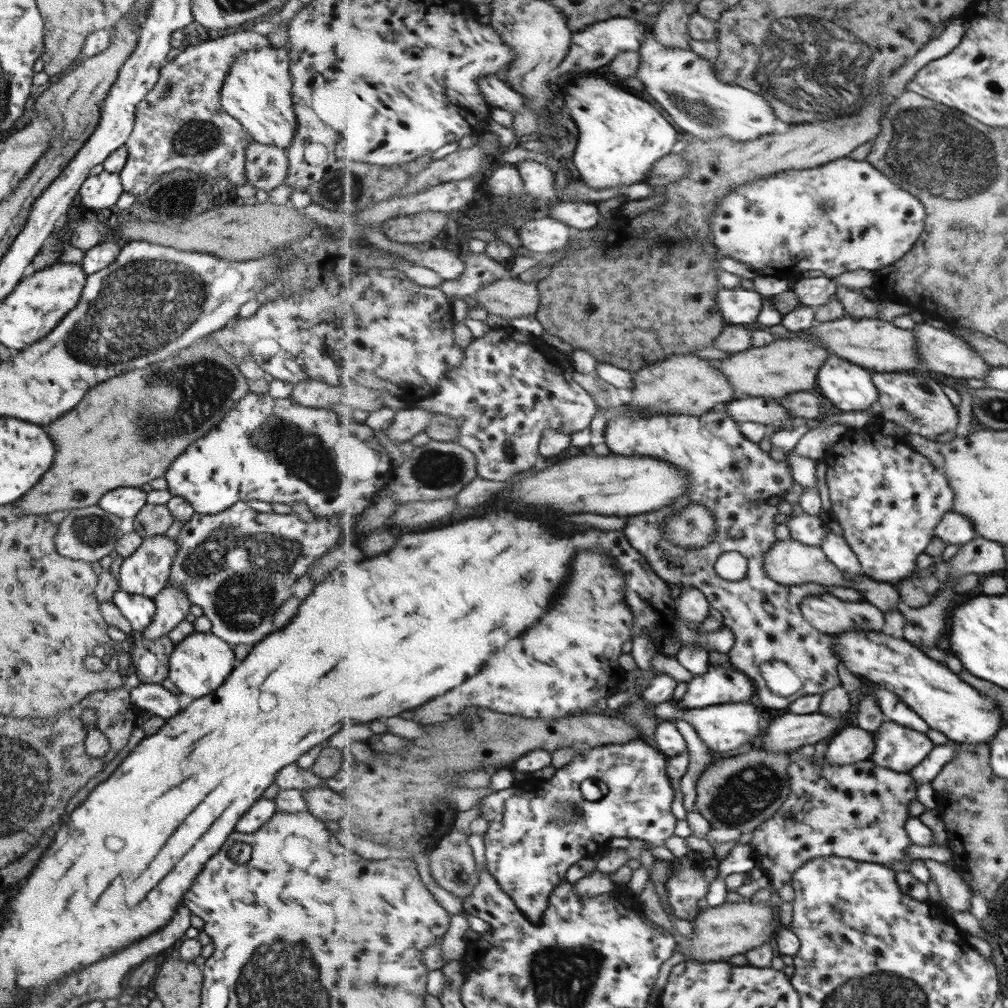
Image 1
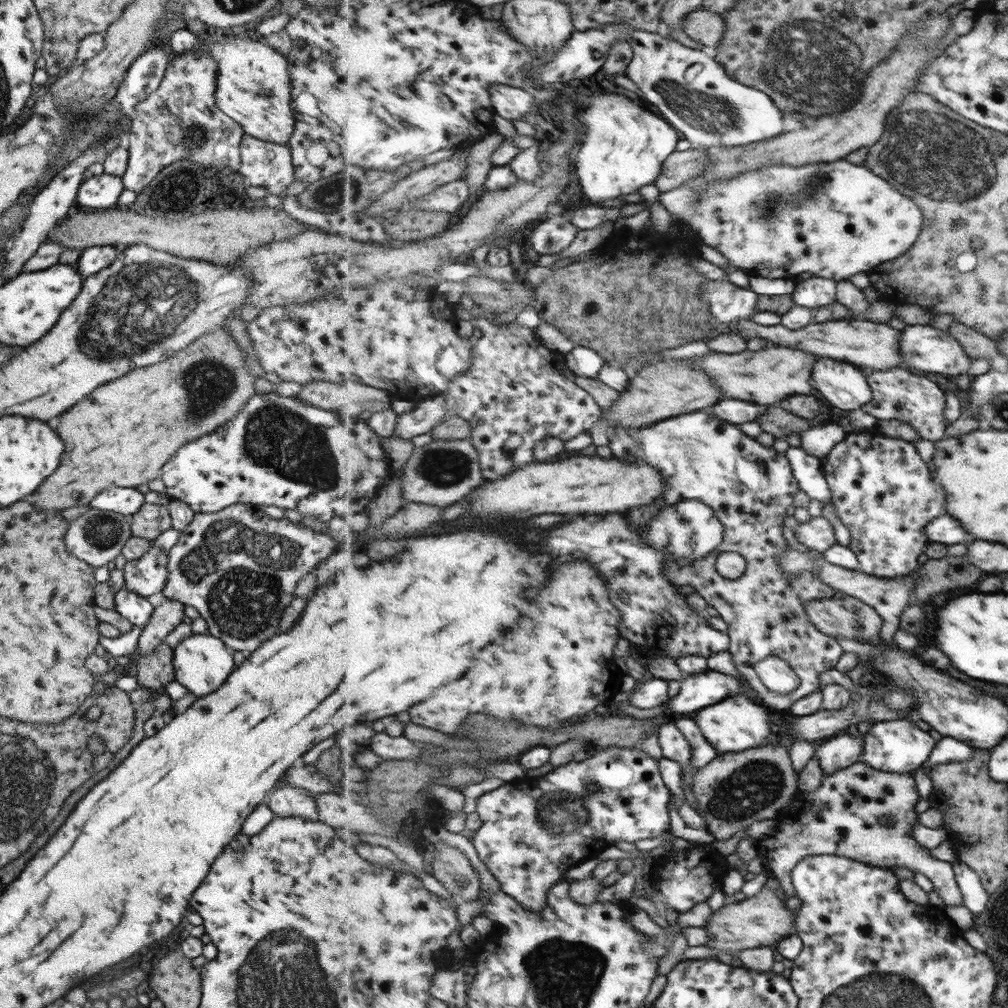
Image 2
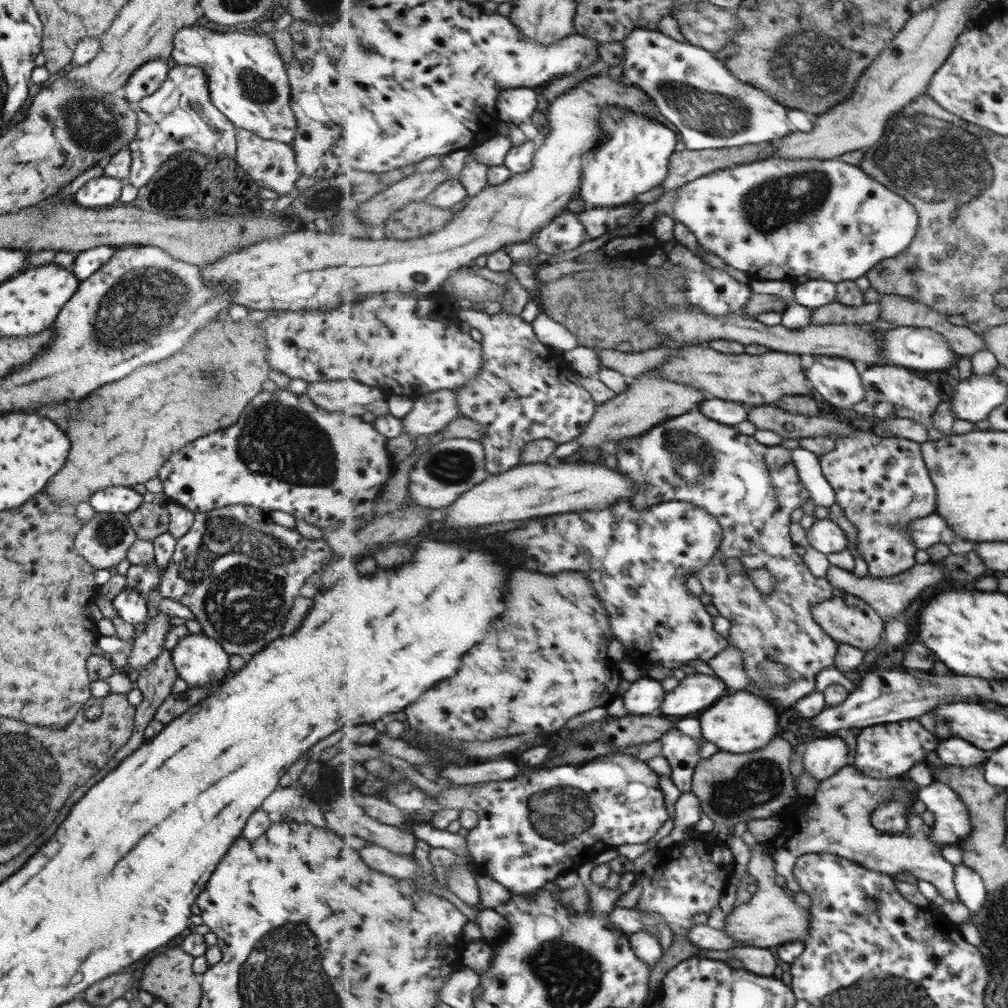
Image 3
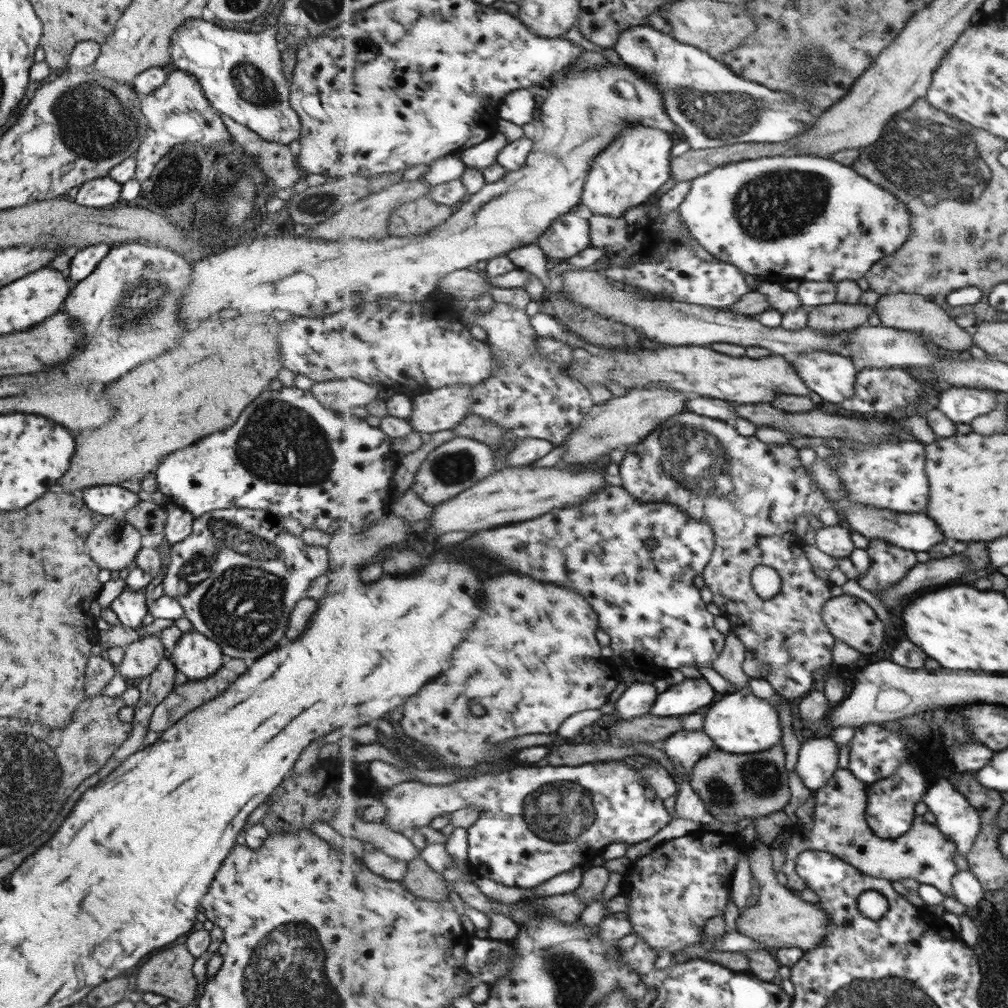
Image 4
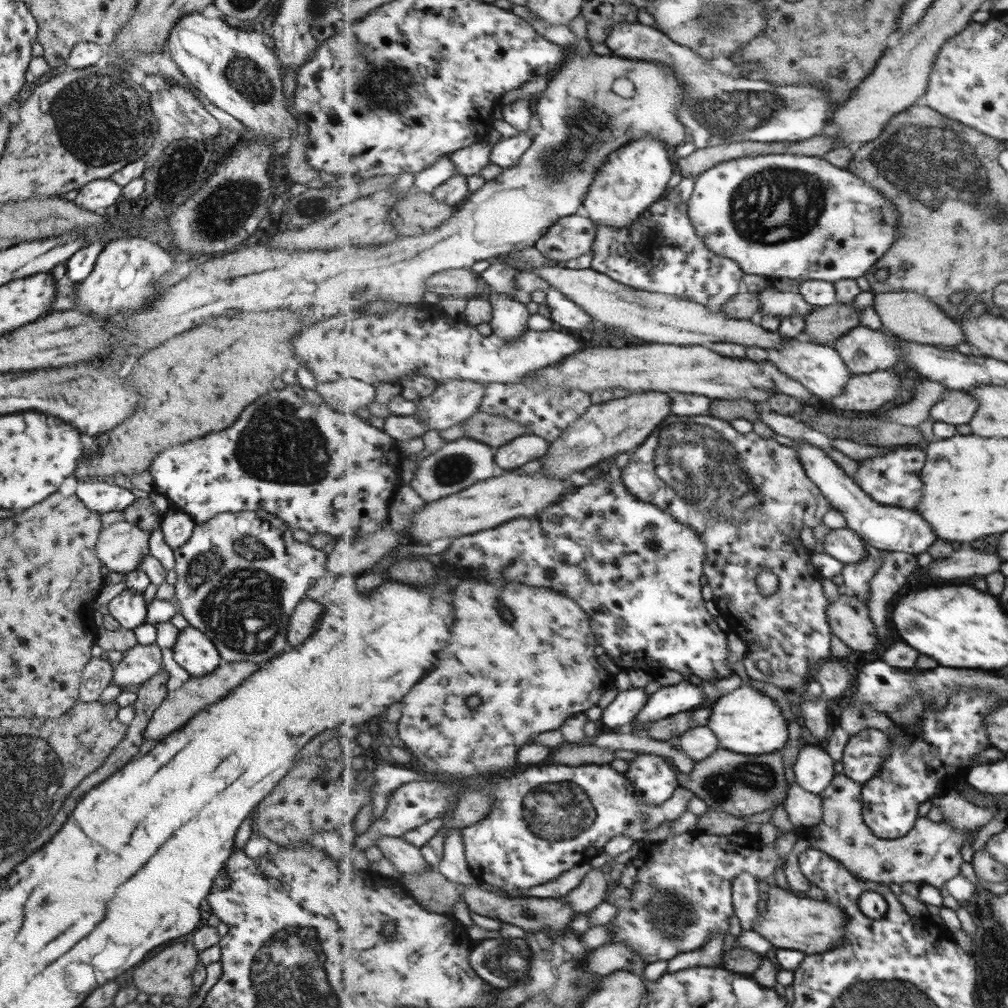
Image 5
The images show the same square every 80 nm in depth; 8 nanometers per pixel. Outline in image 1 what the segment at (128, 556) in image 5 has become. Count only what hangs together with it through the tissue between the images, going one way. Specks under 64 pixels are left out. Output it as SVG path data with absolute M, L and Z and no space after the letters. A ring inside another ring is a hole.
M97 505L85 508L71 509L67 515L56 523L53 537L55 552L65 558L71 558L88 563L98 561L114 550L120 536L132 530L129 518L117 518L106 513Z

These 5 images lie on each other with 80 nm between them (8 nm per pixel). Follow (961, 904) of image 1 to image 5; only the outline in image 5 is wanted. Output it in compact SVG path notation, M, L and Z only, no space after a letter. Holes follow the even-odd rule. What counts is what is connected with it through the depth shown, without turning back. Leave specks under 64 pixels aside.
M836 773L830 788L820 795L823 799L823 822L819 826L799 829L799 840L794 844L788 854L784 874L787 883L793 890L807 892L811 888L811 882L807 876L801 874L799 856L809 849L817 849L830 854L833 859L841 862L855 878L893 884L914 882L933 885L944 890L947 882L958 877L962 872L963 847L973 842L977 837L977 831L963 833L955 829L951 823L935 823L928 816L919 818L913 830L897 839L878 838L874 831L866 824L863 815L863 784L849 778L845 774Z

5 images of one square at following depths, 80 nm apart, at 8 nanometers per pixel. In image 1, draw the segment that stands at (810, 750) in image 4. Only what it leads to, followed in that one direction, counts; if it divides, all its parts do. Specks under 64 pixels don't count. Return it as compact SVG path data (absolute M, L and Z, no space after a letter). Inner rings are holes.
M846 725L831 737L826 756L836 765L850 765L871 759L876 747L873 731Z

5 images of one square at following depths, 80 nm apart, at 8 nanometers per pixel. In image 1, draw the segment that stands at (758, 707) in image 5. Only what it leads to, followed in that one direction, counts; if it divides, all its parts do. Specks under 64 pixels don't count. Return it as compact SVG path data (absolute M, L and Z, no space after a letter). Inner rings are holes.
M667 701L652 707L650 713L657 715L665 721L676 718L678 721L686 720L687 722L693 722L693 726L699 733L701 740L716 755L729 755L731 752L736 753L743 751L743 748L754 747L759 744L759 742L751 742L751 740L761 738L763 734L761 728L769 726L769 722L763 718L763 714L759 712L757 706L760 706L758 702L729 702L729 704L717 704L700 709L683 709L676 707L674 701Z

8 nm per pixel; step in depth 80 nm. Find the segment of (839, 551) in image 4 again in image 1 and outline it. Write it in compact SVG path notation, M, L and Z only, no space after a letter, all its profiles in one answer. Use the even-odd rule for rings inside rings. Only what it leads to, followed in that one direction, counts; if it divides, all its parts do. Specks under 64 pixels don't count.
M805 511L801 514L792 512L788 516L786 524L790 530L790 536L794 540L822 548L828 529L821 520L817 515L810 515Z

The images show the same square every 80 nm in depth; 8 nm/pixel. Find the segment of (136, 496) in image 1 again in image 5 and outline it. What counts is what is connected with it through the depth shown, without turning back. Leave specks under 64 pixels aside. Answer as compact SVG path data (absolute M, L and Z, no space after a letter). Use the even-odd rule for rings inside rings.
M91 480L76 484L74 495L93 512L122 511L134 501L130 490L114 485L111 481Z

